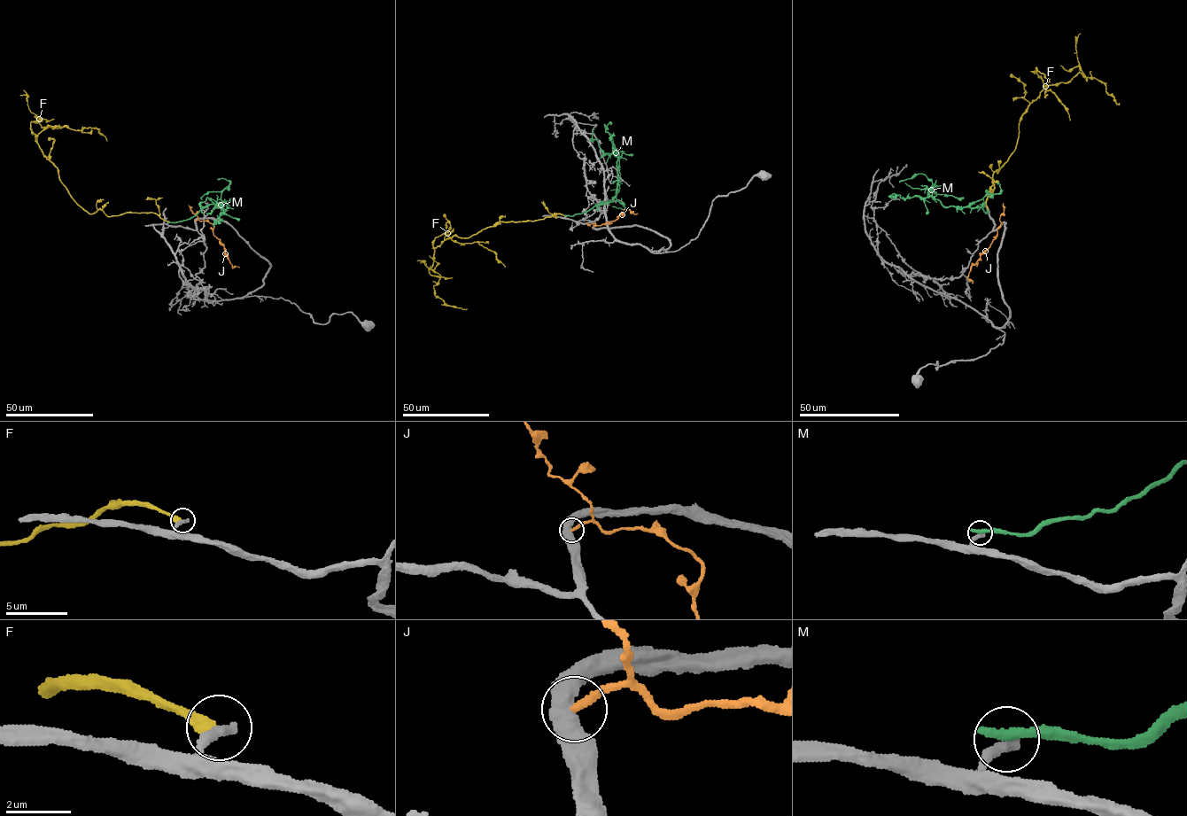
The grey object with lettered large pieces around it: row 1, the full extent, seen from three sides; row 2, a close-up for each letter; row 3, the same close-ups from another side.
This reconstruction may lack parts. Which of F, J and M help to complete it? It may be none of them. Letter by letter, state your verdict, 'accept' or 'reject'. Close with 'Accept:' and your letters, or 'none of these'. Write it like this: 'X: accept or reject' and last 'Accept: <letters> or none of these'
F: reject
J: reject
M: reject
Accept: none of these

